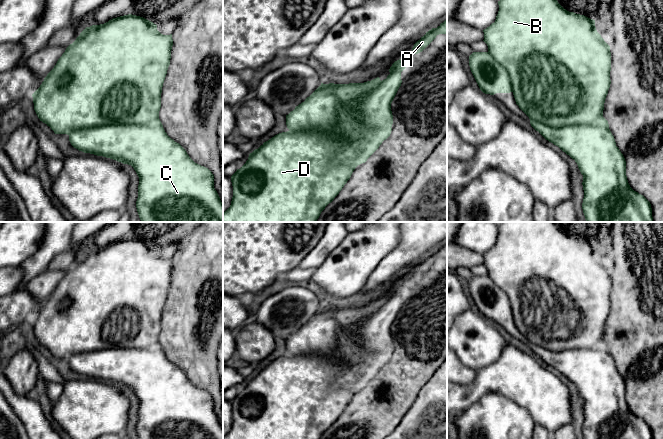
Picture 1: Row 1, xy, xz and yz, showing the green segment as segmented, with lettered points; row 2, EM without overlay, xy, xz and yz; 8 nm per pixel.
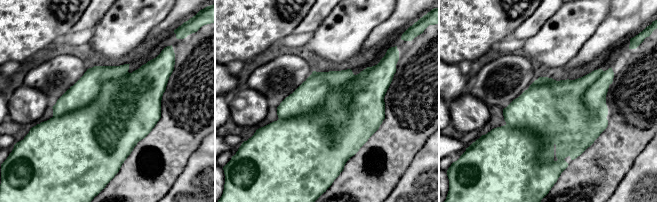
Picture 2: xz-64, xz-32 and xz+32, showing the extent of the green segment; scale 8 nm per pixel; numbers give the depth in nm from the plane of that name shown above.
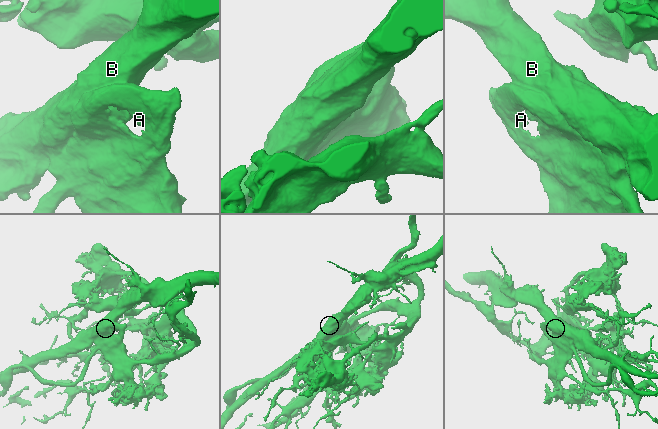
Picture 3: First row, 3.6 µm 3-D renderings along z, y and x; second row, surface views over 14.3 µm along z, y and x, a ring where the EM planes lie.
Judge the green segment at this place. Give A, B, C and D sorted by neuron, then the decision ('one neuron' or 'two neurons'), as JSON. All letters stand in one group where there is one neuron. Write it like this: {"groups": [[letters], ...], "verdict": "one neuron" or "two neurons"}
{"groups": [["A", "C"], ["B", "D"]], "verdict": "two neurons"}

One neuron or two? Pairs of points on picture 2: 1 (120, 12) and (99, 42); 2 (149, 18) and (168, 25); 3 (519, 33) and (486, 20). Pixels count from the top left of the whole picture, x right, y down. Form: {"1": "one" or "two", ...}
{"1": "one", "2": "two", "3": "two"}

